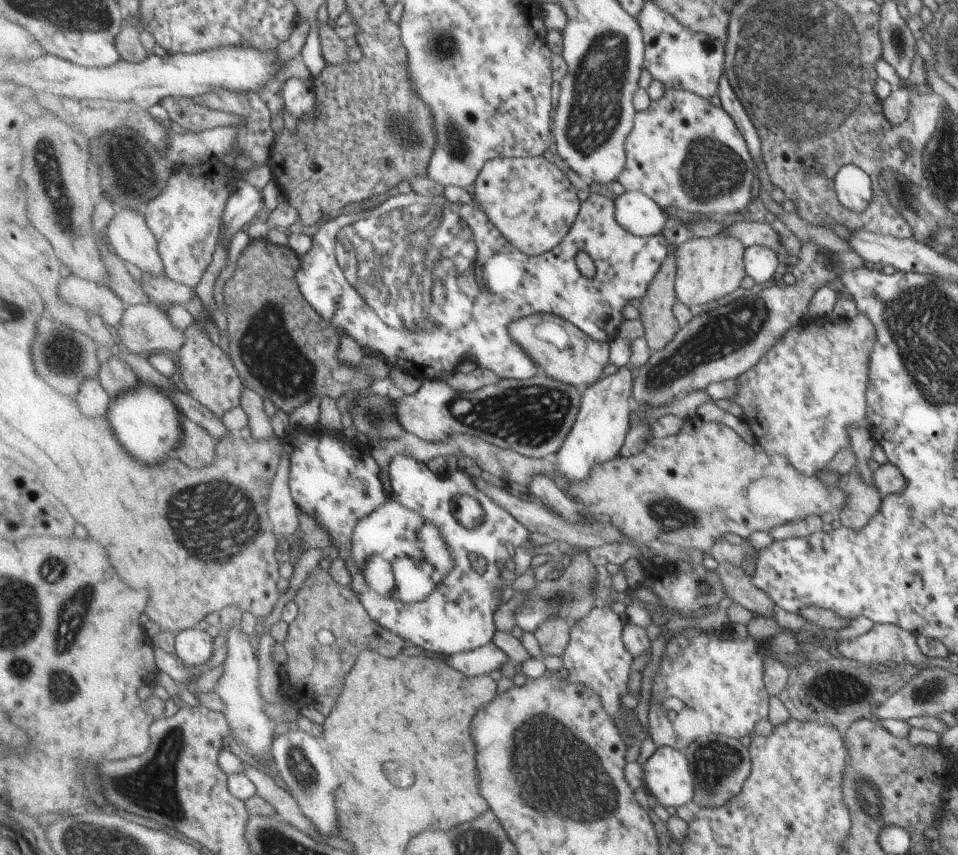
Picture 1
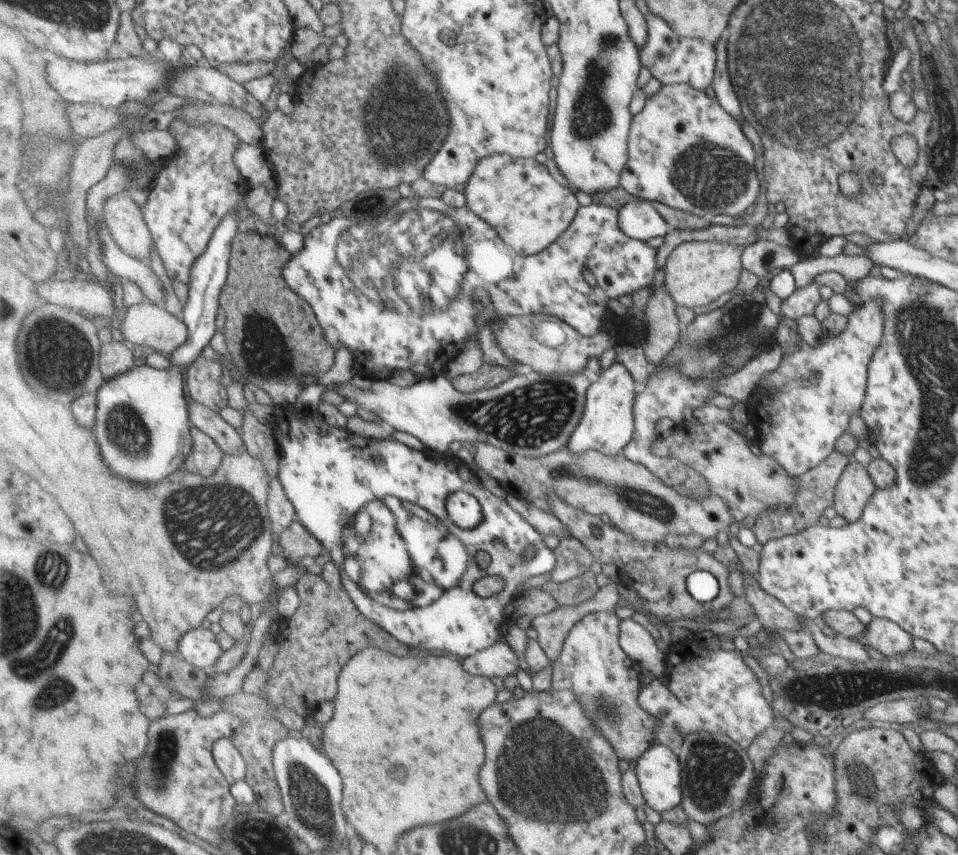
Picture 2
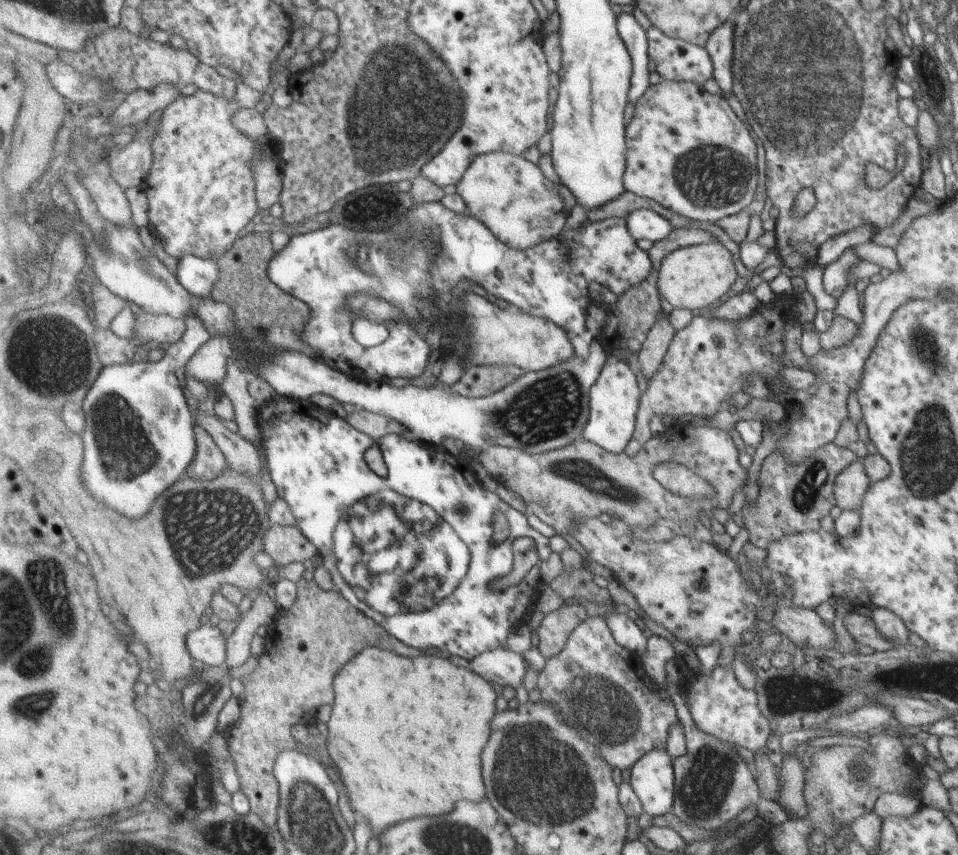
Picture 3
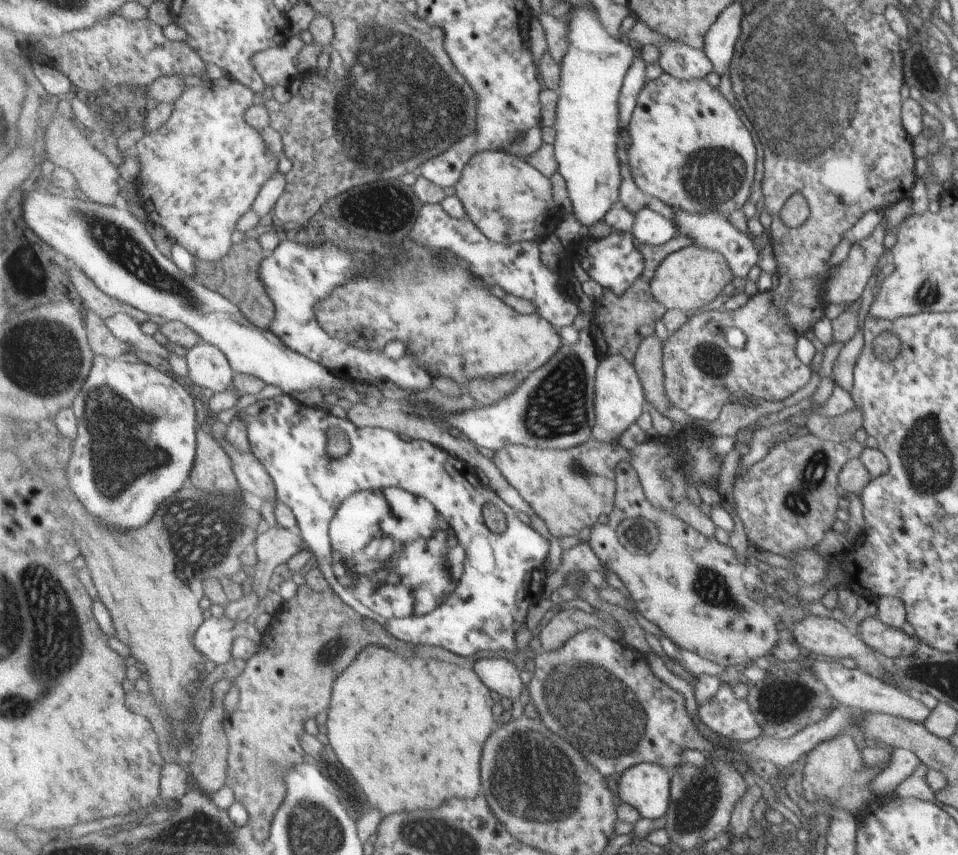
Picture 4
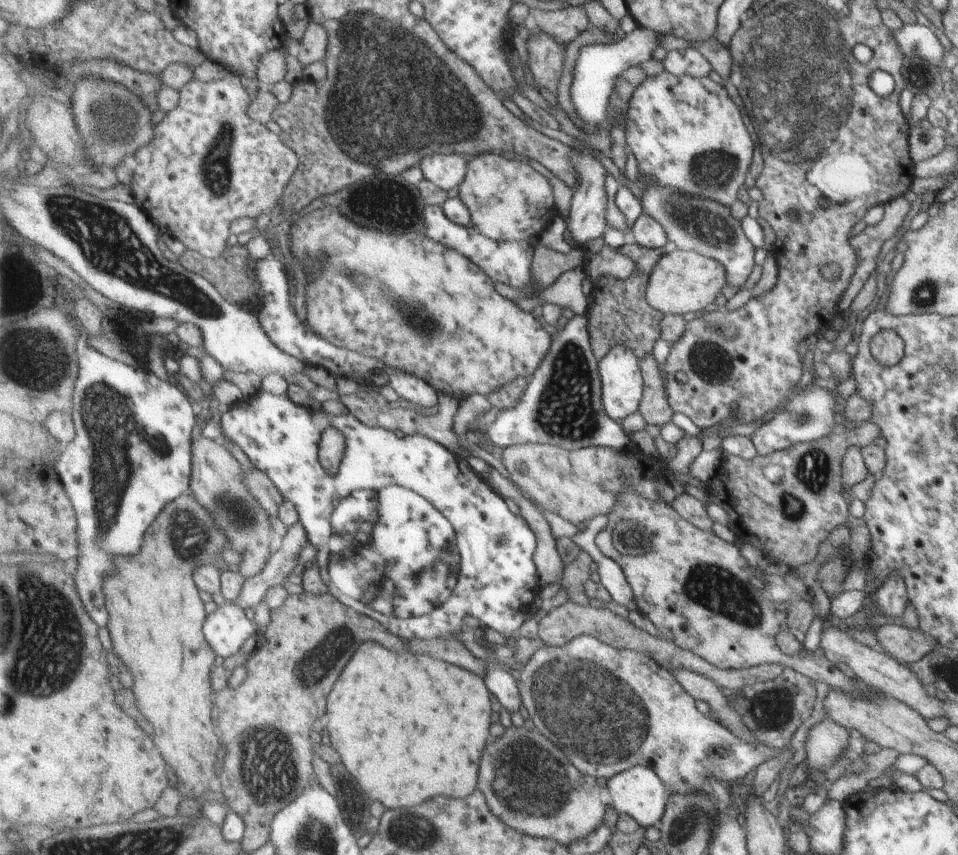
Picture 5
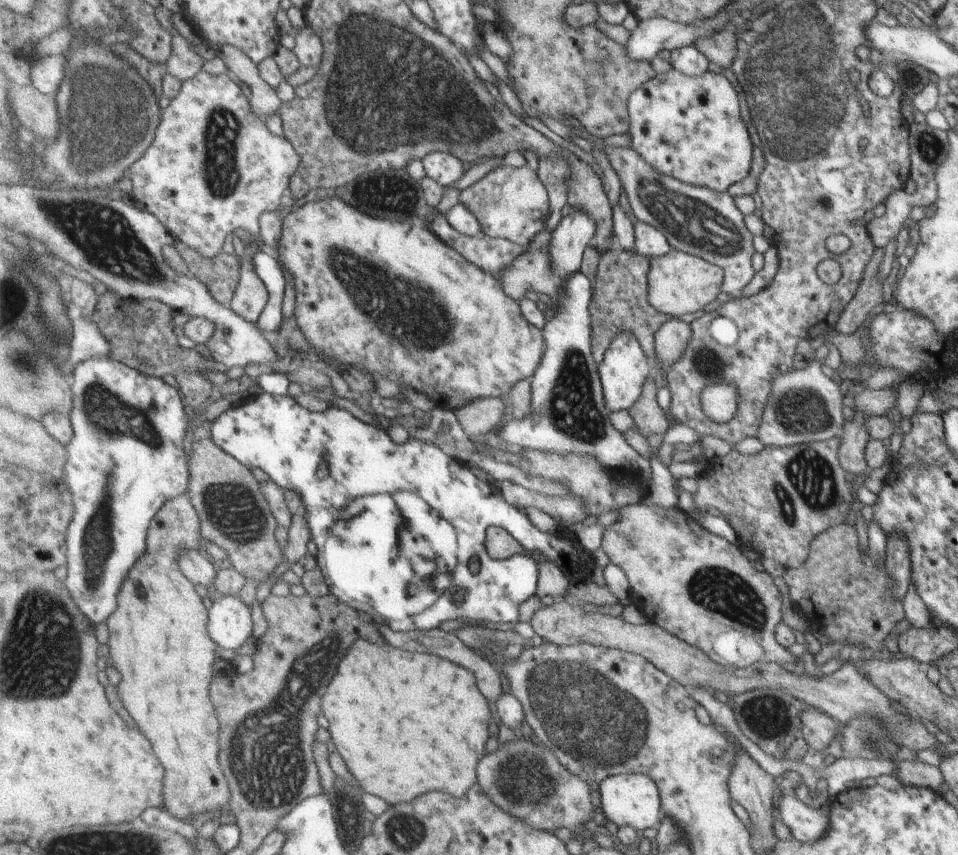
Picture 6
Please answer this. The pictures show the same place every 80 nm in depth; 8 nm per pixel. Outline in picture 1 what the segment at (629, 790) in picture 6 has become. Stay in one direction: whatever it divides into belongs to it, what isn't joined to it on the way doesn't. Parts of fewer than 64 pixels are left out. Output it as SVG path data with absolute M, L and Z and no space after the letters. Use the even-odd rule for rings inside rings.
M659 748L643 764L645 785L650 792L653 803L662 804L665 808L677 808L677 806L689 806L691 797L694 795L694 783L692 782L691 762L679 749Z

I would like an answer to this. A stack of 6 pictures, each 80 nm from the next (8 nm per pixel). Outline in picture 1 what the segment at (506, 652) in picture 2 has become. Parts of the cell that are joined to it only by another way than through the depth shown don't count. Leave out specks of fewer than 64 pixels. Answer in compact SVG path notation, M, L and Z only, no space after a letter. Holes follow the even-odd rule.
M493 643L469 652L449 654L449 656L451 656L449 662L455 664L455 668L459 668L461 672L467 672L467 676L488 675L495 670L500 671L510 659L499 646Z

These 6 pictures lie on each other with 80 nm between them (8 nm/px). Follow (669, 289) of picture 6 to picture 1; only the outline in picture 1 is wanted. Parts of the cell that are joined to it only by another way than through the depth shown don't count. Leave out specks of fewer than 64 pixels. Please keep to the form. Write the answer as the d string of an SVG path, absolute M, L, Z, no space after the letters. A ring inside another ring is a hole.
M716 235L709 238L693 237L684 244L676 246L675 278L673 291L678 302L685 307L701 306L717 300L737 289L743 278L743 246L737 238Z

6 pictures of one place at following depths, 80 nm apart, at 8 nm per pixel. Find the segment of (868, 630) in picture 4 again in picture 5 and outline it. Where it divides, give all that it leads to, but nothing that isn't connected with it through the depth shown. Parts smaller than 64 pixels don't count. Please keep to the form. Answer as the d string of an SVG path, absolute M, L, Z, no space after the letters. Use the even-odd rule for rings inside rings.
M895 624L873 629L878 640L877 648L905 663L920 661L927 653L941 647L935 639L919 629L911 630Z

